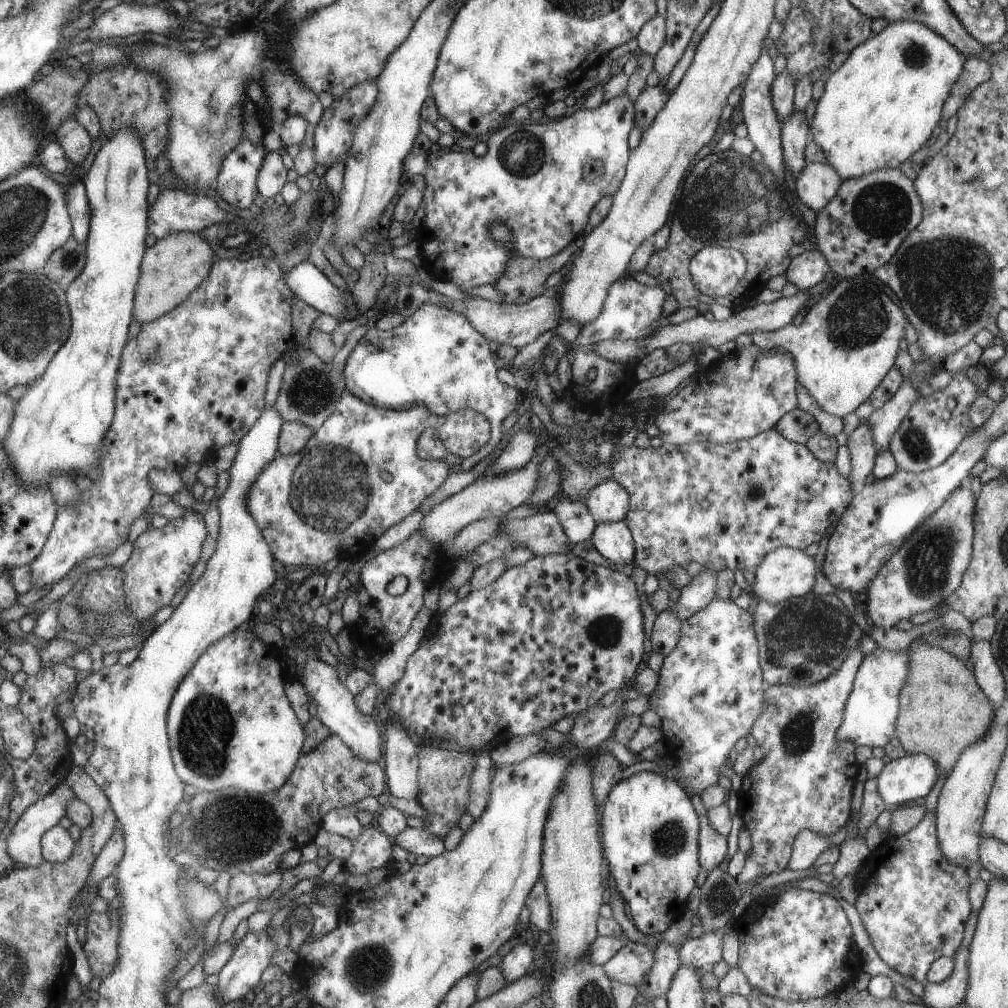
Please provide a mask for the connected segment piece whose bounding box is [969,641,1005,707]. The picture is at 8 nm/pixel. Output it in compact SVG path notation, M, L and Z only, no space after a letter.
M973 641L970 643L969 652L976 681L985 696L998 707L1005 698L1004 678L991 652L990 642Z

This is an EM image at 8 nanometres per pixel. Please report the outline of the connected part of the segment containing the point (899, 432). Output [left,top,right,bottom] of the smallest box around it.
[888,369,977,473]

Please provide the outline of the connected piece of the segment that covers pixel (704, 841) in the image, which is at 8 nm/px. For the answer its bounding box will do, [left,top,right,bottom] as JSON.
[688,794,726,872]

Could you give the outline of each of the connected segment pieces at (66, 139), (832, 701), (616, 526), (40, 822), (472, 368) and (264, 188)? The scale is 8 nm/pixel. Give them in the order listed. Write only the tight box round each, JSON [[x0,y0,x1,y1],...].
[[53,117,93,164],[735,649,863,885],[589,520,635,566],[8,782,76,867],[342,301,517,472],[256,151,287,199]]

